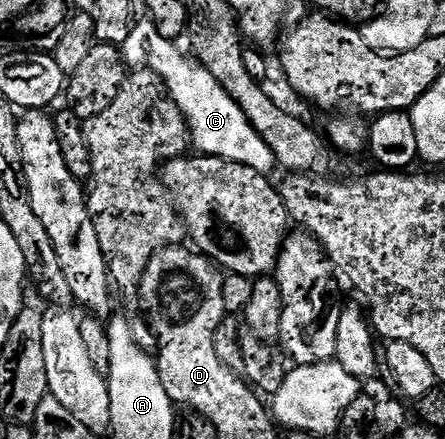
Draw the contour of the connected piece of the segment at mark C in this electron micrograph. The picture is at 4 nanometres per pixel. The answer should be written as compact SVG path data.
M143 33L143 41L139 41L139 45L147 45L147 49L139 49L130 54L130 64L135 67L146 66L162 79L167 92L182 111L191 131L194 148L199 148L196 150L200 154L241 163L245 167L253 167L253 171L258 173L274 174L277 162L273 151L269 149L265 139L257 135L241 107L223 90L221 83L217 83L217 79L213 79L213 75L205 71L203 65L186 52L183 54L178 49L180 46L173 41L168 45L163 45L159 37L151 37L151 41L147 41L147 33Z

